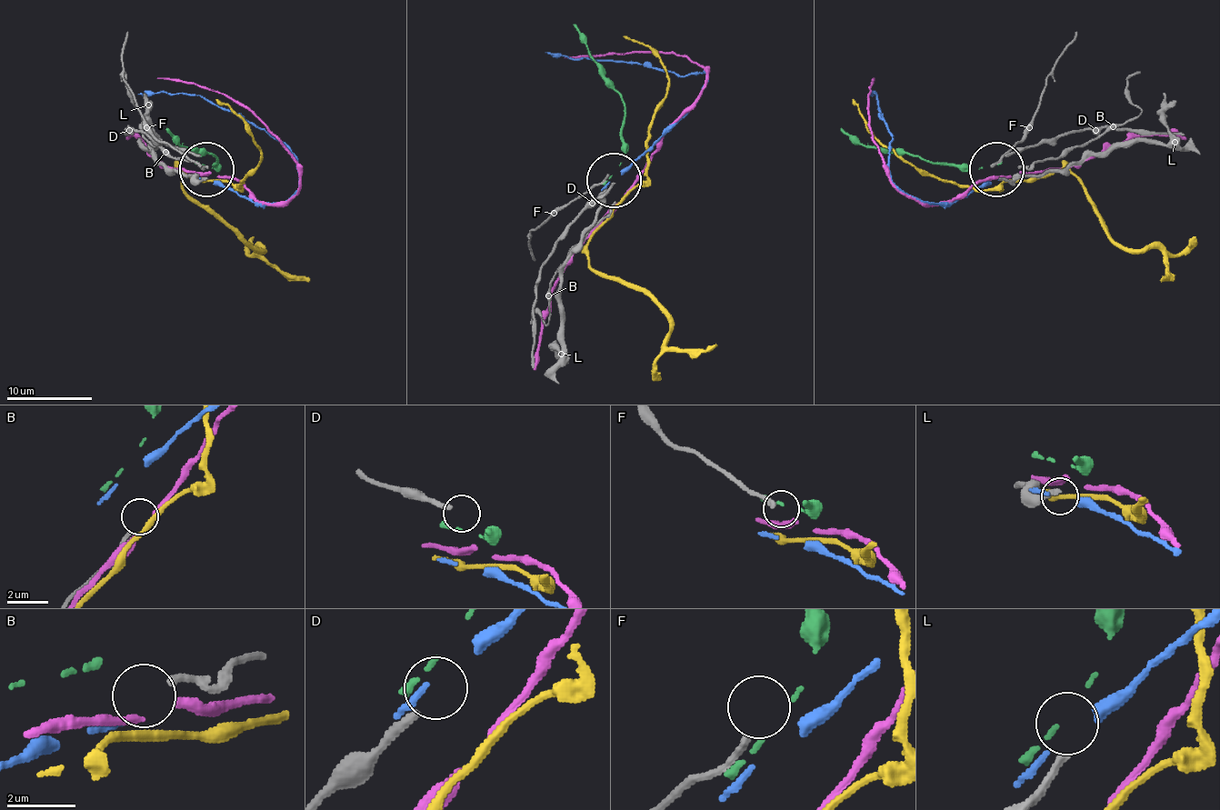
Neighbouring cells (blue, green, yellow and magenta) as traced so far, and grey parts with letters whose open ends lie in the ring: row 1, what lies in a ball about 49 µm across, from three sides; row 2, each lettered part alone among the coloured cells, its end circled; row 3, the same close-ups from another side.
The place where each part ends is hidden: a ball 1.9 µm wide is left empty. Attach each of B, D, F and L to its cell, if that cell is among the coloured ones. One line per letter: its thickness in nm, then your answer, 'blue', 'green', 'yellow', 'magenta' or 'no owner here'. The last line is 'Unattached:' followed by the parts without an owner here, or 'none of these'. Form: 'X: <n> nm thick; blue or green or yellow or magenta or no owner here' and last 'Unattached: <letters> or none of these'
B: 180 nm thick; no owner here
D: 260 nm thick; no owner here
F: 220 nm thick; no owner here
L: 240 nm thick; no owner here
Unattached: B, D, F, L

